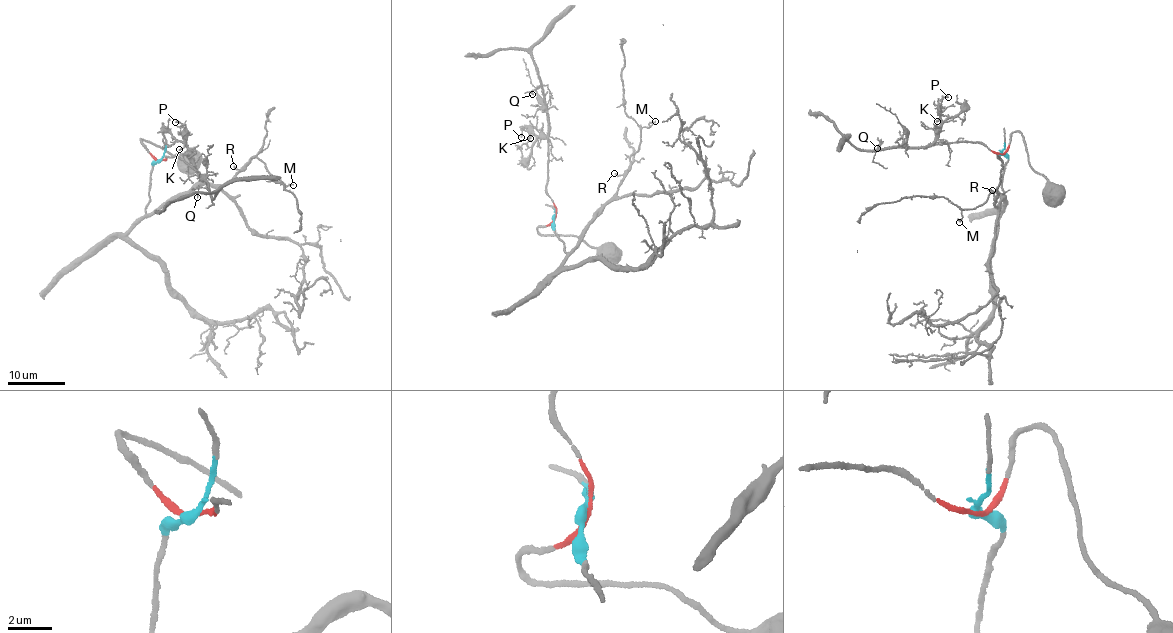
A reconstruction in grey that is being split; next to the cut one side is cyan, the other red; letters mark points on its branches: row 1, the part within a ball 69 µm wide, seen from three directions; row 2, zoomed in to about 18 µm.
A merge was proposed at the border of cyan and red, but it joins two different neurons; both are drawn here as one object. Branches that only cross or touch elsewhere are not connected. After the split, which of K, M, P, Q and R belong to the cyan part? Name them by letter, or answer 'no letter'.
M, R

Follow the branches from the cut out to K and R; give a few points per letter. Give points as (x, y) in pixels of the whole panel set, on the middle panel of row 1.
K: (556, 216), (555, 205), (546, 186), (551, 146), (540, 134), (529, 138)
R: (555, 216), (553, 229), (564, 243), (564, 251), (579, 247), (586, 230), (614, 196), (623, 176), (615, 174)

